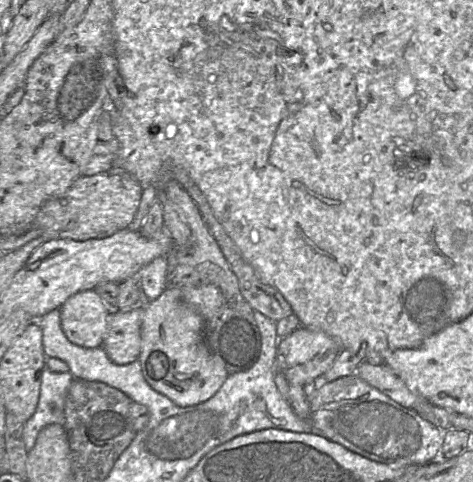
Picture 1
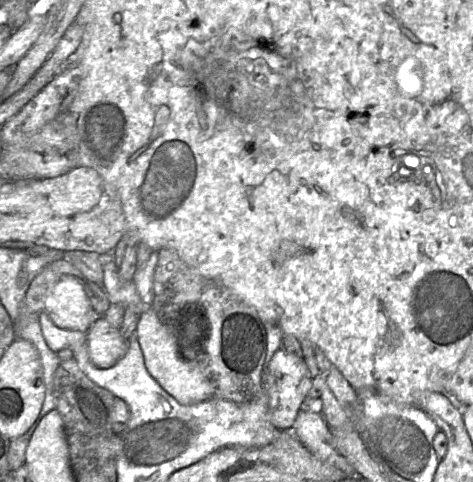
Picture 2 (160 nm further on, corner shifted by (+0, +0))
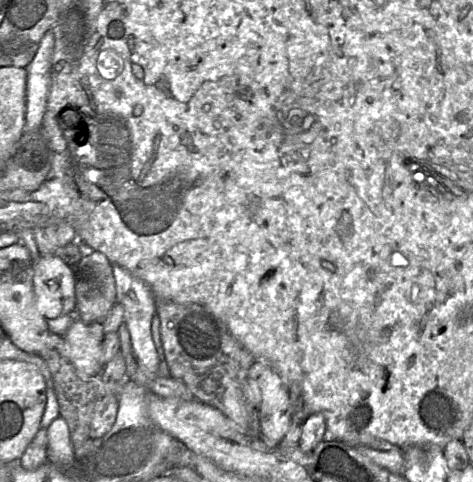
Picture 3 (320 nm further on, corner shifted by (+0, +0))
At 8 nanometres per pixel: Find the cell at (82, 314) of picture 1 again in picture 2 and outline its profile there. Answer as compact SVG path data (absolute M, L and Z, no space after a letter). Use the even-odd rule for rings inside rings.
M61 276L47 296L44 311L59 328L86 333L98 317L87 292L87 284L79 276Z

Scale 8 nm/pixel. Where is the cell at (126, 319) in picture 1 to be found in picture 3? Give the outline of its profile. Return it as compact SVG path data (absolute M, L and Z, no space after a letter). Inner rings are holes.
M75 319L63 335L67 355L82 379L92 379L101 373L104 336L102 322L79 319Z

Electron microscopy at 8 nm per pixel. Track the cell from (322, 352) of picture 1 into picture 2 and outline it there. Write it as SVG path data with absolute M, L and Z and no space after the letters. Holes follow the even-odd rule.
M284 348L273 354L263 375L263 387L268 396L268 418L274 427L282 431L291 431L311 383L312 378L302 357Z

